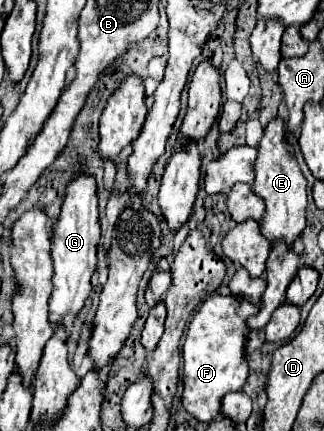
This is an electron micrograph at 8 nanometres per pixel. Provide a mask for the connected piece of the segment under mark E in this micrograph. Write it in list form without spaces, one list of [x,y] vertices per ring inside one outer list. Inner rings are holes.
[[[275,118],[267,124],[265,134],[259,142],[259,154],[255,160],[255,182],[253,192],[259,194],[265,200],[265,216],[261,222],[261,232],[267,240],[285,240],[287,244],[293,244],[293,240],[303,232],[305,228],[305,208],[307,208],[307,180],[303,172],[299,170],[297,158],[293,154],[291,144],[287,144],[285,134],[285,122],[281,118]]]

